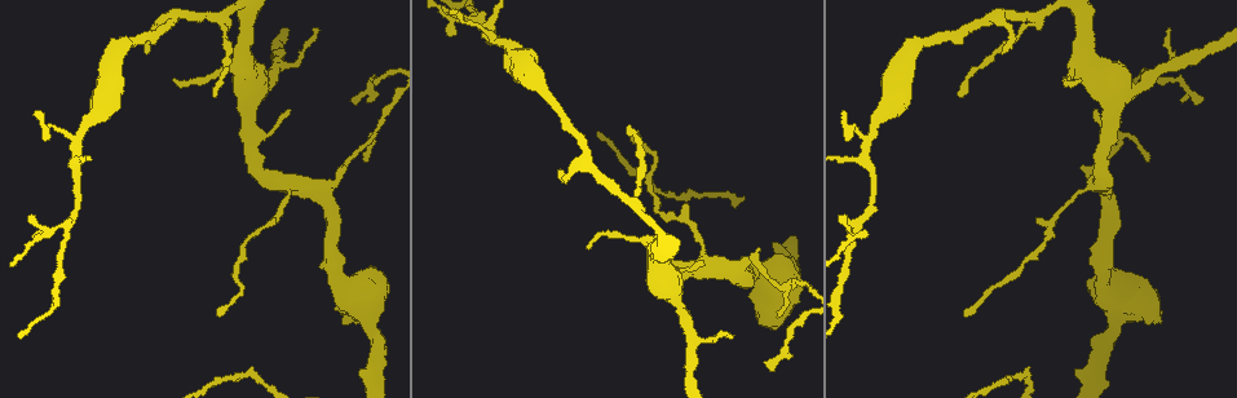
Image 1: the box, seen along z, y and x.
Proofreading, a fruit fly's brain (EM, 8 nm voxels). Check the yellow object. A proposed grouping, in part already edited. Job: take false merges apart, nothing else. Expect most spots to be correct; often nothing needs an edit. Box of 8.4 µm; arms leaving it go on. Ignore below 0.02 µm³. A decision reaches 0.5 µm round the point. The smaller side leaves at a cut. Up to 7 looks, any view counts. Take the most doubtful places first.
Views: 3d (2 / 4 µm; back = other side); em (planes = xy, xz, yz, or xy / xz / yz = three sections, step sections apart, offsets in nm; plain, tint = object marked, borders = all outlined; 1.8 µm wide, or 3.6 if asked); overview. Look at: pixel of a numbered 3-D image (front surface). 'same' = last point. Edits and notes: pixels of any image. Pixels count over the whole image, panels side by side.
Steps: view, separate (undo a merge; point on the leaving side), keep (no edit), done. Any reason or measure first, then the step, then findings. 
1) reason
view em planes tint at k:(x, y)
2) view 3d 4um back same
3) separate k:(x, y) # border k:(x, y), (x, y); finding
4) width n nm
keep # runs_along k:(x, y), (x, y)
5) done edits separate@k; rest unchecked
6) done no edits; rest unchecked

view 3d 4um at 1:(480, 22)

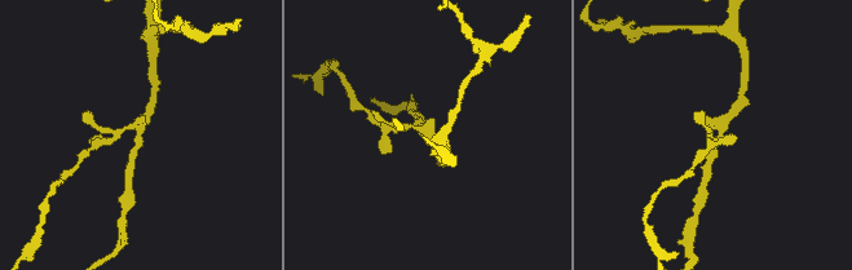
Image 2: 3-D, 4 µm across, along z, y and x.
view em planes tint at 2:(717, 124)

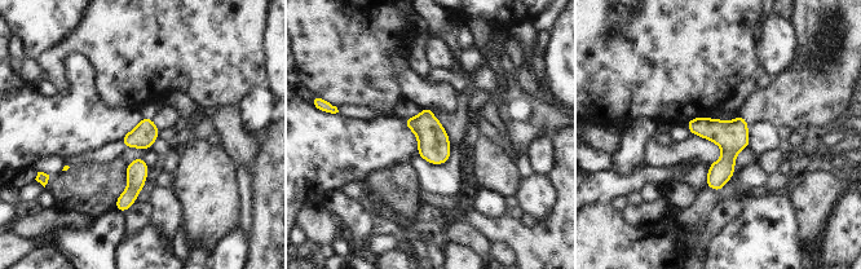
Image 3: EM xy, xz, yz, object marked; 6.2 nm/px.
keep # continuous, no second neuron

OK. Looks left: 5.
sudden change in width
view 3d 4um back at 1:(244, 62)

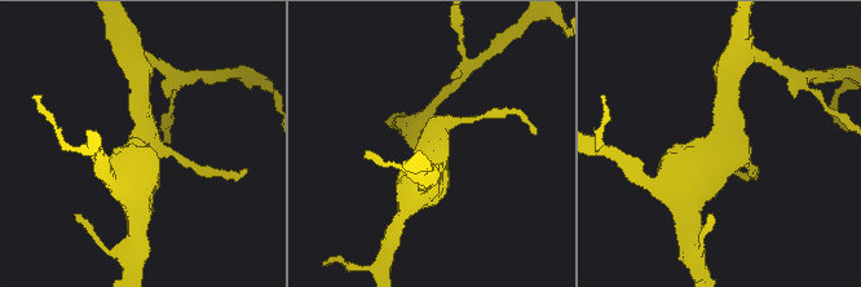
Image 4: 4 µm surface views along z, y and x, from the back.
view em planes tint at 4:(726, 140)

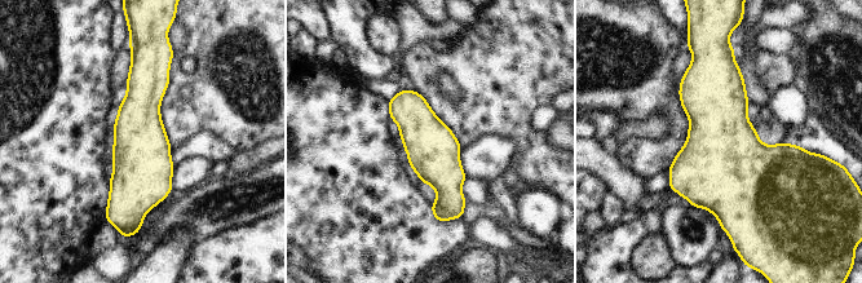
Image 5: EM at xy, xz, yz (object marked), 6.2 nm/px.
keep # one neuron here

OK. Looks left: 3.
sudden change in width
view em 3.6um yz step 8 tint at 1:(356, 289)

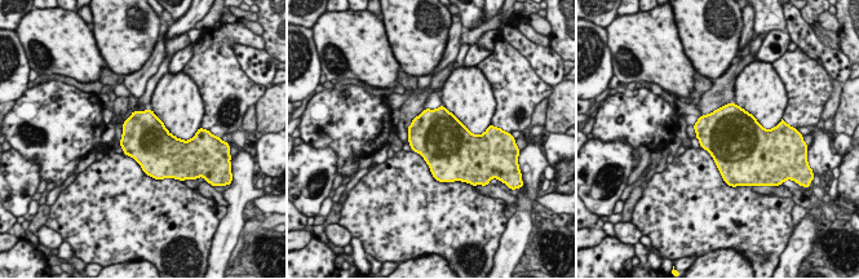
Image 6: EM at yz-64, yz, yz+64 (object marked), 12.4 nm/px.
keep # all the same neuron

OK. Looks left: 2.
done no edits; rest unchecked

